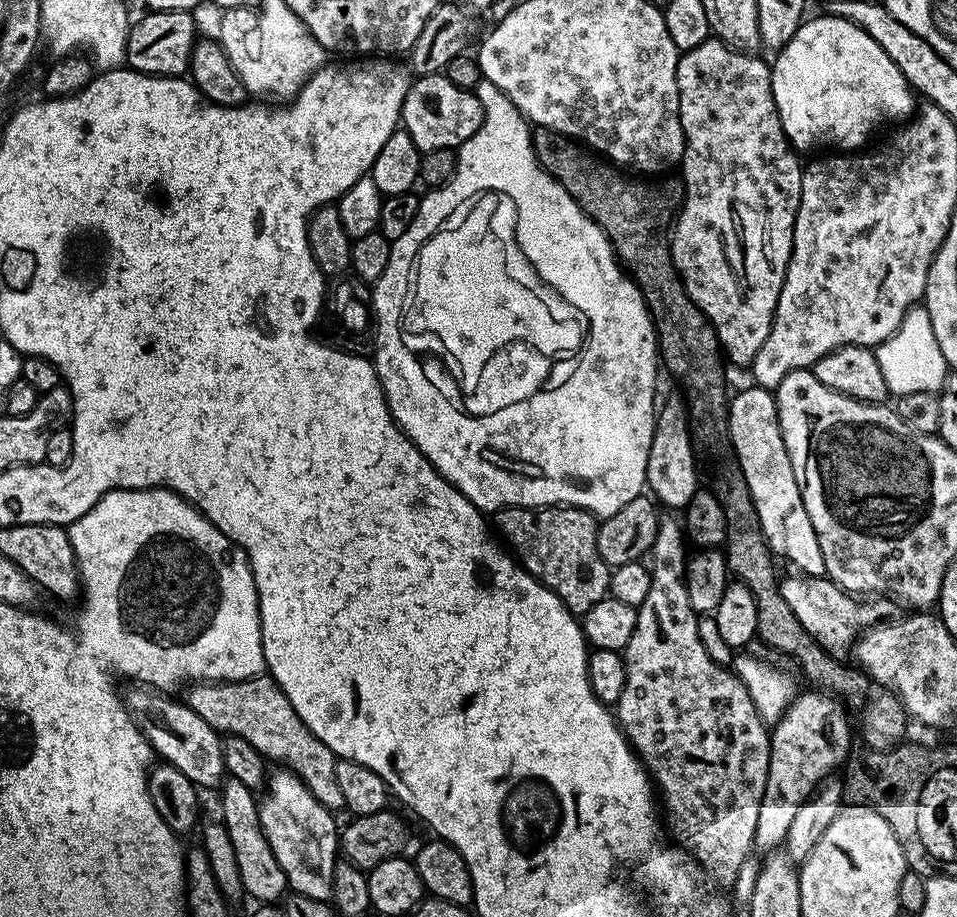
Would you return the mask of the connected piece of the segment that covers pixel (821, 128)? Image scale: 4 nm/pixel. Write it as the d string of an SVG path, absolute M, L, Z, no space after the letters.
M821 14L811 20L805 19L800 29L786 42L784 48L775 53L776 61L771 61L772 93L782 122L782 130L789 144L797 153L812 152L815 148L824 150L860 150L865 147L868 135L875 128L883 126L887 120L904 122L913 115L914 93L902 70L890 62L890 54L866 34L854 22L846 22L837 16Z

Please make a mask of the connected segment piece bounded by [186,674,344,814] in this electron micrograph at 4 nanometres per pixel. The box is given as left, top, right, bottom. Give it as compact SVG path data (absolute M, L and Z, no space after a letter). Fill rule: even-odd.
M267 674L252 676L248 680L225 680L223 682L196 682L191 685L192 688L186 697L186 703L190 710L194 710L194 714L198 714L207 722L216 732L237 736L238 738L246 738L246 742L250 742L250 746L254 746L254 750L263 756L265 761L281 760L283 767L289 772L293 772L300 781L314 794L314 798L318 798L318 802L322 802L322 806L326 806L328 811L336 814L344 808L344 799L342 798L342 789L338 786L338 777L334 775L336 769L337 757L330 750L330 746L326 746L326 742L322 742L322 738L318 738L310 730L310 726L306 726L306 722L302 722L302 718L298 718L298 710L294 710L294 706L290 706L290 698L286 698L286 694L278 686L278 682Z

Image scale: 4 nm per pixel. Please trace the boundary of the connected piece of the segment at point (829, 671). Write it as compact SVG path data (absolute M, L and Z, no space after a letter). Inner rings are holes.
M533 127L531 133L536 161L548 171L548 175L556 177L566 194L570 194L576 205L607 234L617 261L644 295L658 337L659 359L684 387L682 395L688 408L688 429L696 471L703 487L717 499L725 515L722 551L727 569L752 591L756 599L759 641L776 652L796 656L801 674L812 683L809 685L813 689L835 694L851 711L863 709L871 693L871 677L863 669L852 664L846 666L847 663L820 648L779 593L777 561L762 534L758 510L730 434L730 391L724 377L726 357L716 336L716 328L690 298L672 257L670 229L684 202L683 179L637 178L589 150L583 143L554 130Z

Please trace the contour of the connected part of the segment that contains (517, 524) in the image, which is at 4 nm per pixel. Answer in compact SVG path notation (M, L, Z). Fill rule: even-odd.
M571 506L499 508L494 513L494 528L505 545L512 544L511 551L523 568L535 580L545 584L574 614L589 612L594 605L609 595L610 569L602 554L598 554L598 520L593 513Z

